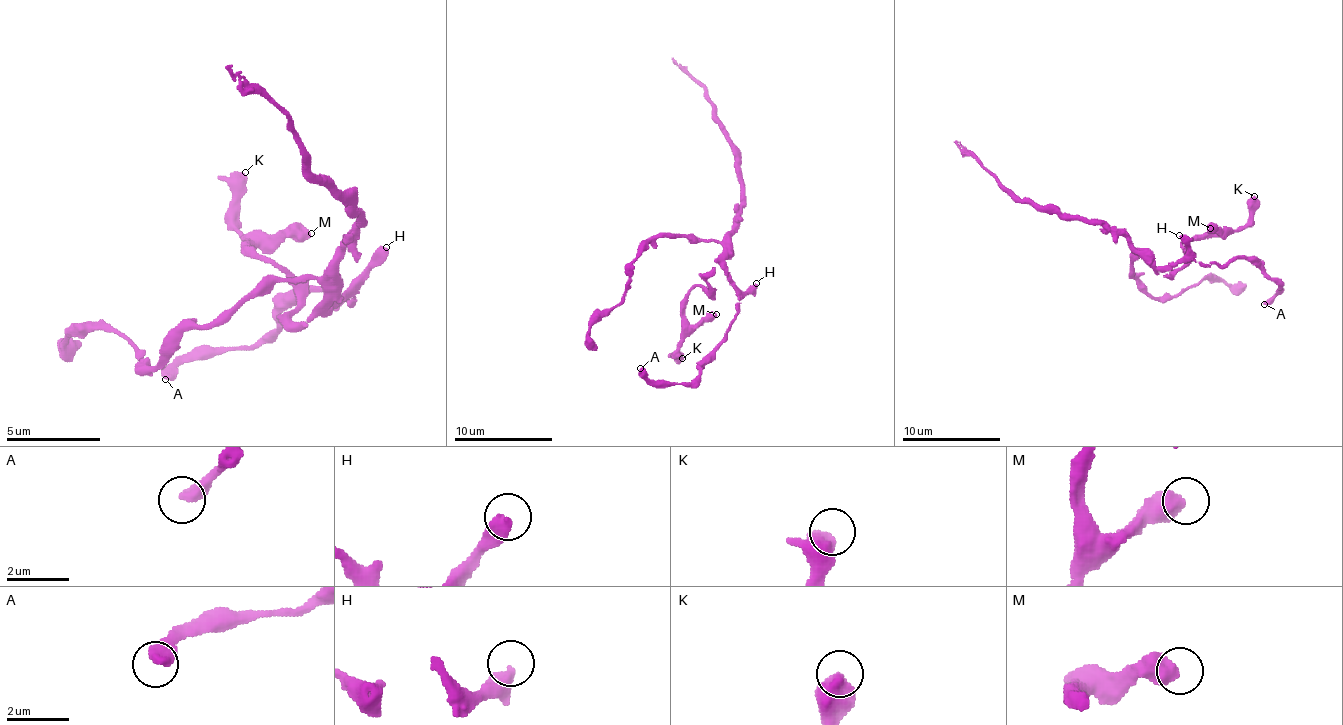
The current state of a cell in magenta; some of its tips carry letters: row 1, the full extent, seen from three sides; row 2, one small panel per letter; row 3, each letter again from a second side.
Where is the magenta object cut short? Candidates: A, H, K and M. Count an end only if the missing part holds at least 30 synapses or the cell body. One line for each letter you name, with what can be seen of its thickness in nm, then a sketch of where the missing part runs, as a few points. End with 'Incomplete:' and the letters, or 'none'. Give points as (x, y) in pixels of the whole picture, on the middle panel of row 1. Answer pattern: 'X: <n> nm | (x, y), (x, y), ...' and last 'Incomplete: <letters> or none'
H: 500 nm | (756, 283), (768, 278), (775, 270), (778, 260), (768, 285), (768, 314), (756, 334), (738, 341)
Incomplete: H

